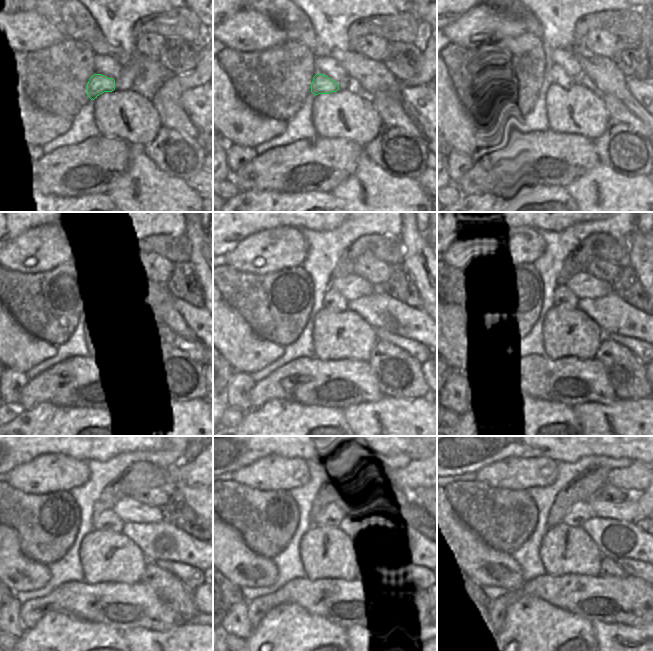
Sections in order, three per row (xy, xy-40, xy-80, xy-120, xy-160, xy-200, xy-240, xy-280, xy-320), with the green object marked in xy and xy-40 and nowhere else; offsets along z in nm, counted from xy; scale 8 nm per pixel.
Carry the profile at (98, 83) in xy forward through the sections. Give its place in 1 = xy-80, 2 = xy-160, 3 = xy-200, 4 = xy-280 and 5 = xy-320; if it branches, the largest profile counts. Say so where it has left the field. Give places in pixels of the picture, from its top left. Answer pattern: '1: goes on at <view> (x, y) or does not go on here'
1: goes on at xy-80 (557, 75)
2: goes on at xy-160 (333, 300)
3: goes on at xy-200 (562, 297)
4: goes on at xy-280 (344, 518)
5: goes on at xy-320 (580, 511)

